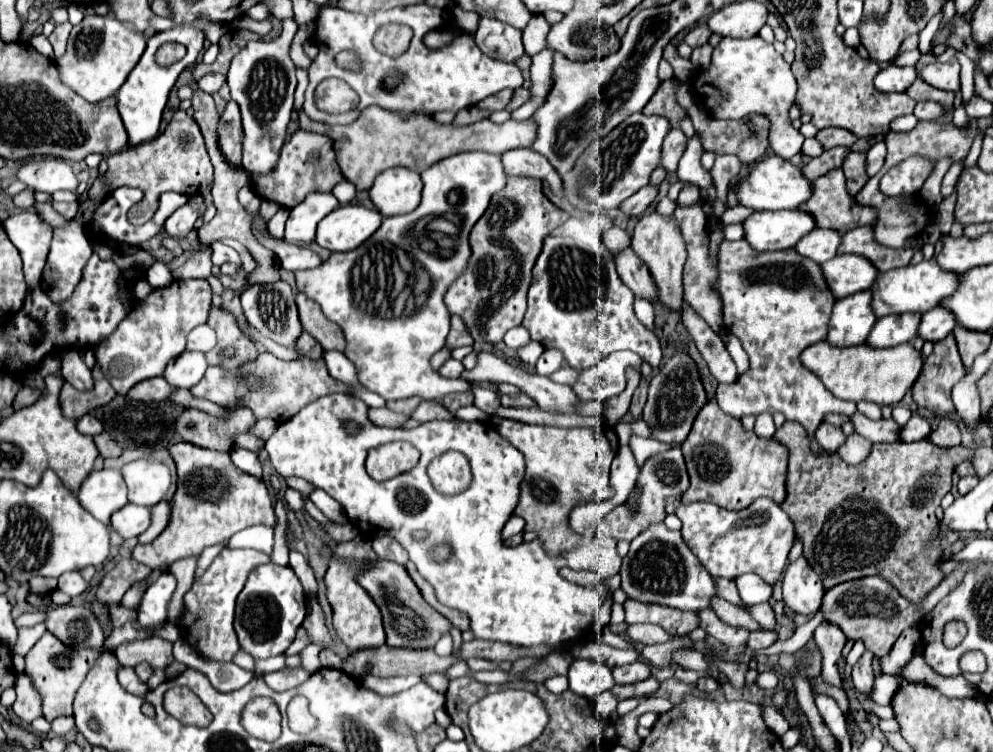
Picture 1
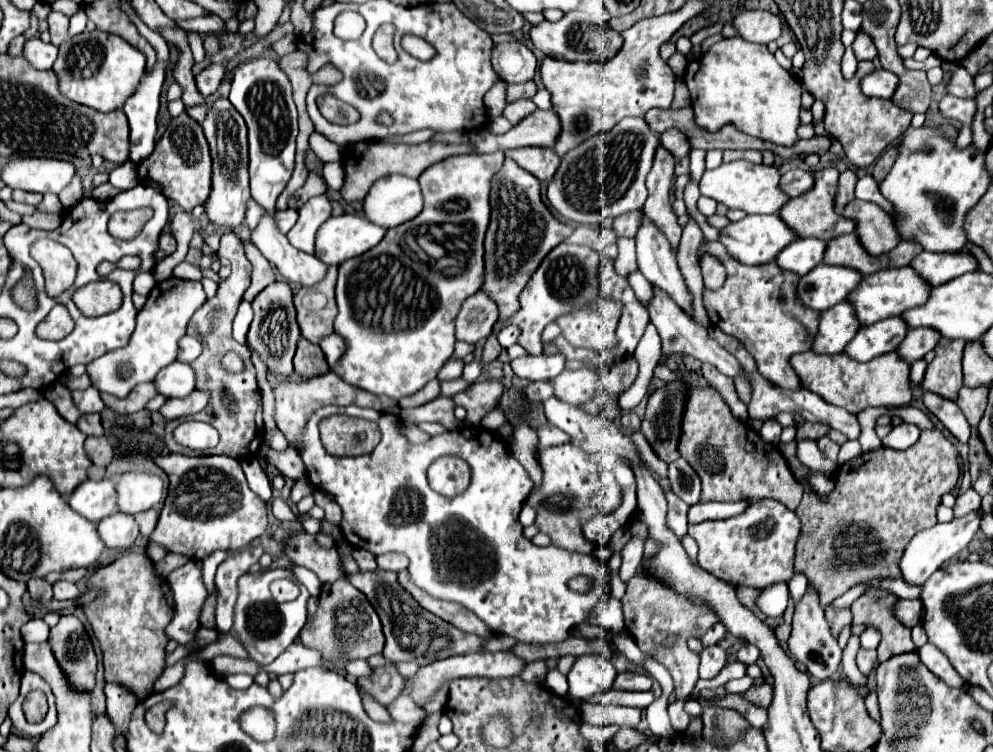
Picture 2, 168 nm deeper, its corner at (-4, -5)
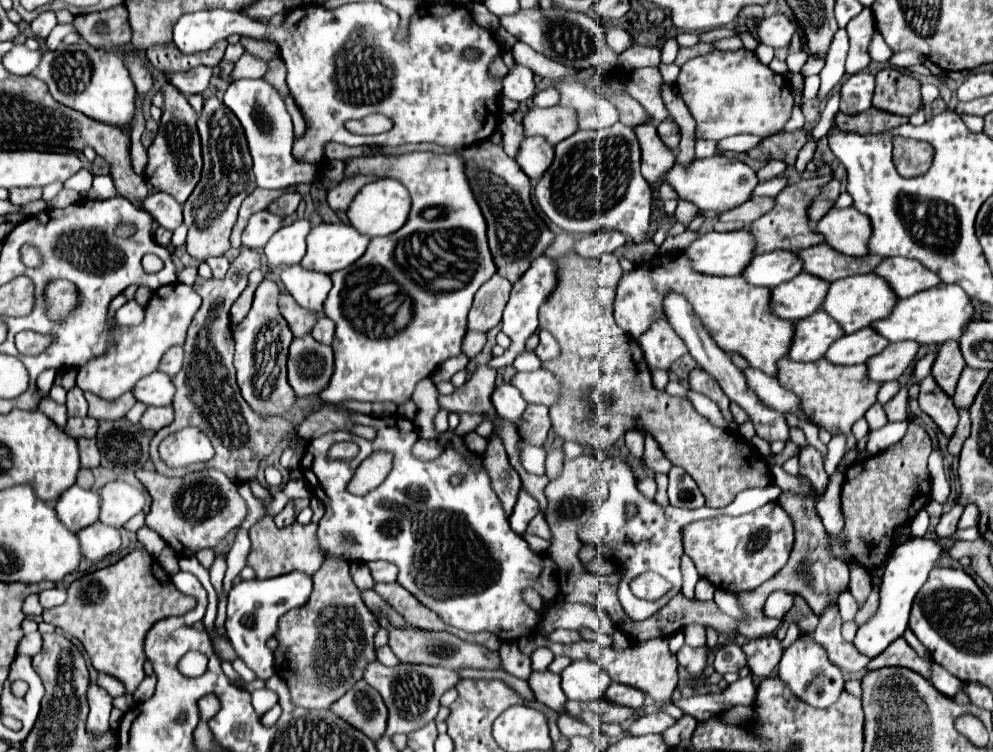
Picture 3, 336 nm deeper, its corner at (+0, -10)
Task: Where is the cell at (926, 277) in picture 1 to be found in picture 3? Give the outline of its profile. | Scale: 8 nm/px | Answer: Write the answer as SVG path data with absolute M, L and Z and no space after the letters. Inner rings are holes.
M862 274L862 276L842 278L840 282L832 282L830 290L824 298L822 310L828 312L830 318L834 318L840 324L844 334L852 334L860 328L870 326L874 320L886 318L888 312L892 312L896 300L898 300L896 294L892 294L892 290L890 290L888 282L884 282L884 278L878 278L876 274Z

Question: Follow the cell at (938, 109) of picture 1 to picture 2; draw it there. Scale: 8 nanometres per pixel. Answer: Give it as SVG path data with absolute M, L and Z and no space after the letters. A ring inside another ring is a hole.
M946 95L940 105L938 105L938 111L942 117L946 119L956 119L962 123L962 129L964 129L964 139L970 141L970 121L974 117L974 111L976 111L976 103L974 99L958 99L958 97L952 97L952 95Z

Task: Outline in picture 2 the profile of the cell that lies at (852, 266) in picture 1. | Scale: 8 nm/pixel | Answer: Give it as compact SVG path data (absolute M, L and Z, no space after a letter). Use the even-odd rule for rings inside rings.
M818 265L800 279L798 293L804 305L822 313L832 305L842 303L856 285L860 285L860 273L854 269Z

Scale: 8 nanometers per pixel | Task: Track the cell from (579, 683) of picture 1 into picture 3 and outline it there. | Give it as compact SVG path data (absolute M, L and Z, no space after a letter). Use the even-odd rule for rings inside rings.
M578 660L562 672L562 690L568 700L600 700L604 698L610 682L610 676L596 662Z

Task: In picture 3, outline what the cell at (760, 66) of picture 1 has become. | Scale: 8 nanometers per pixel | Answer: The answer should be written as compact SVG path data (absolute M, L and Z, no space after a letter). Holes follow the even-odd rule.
M712 52L688 60L676 80L676 88L696 120L696 138L722 140L734 134L770 136L782 132L792 110L790 82L764 66L754 52Z

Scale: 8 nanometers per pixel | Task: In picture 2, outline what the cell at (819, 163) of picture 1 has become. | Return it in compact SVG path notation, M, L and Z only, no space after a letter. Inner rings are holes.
M792 169L792 171L782 175L780 185L790 197L796 197L796 195L806 193L808 189L812 189L814 175L812 175L812 171L806 171L806 169Z

